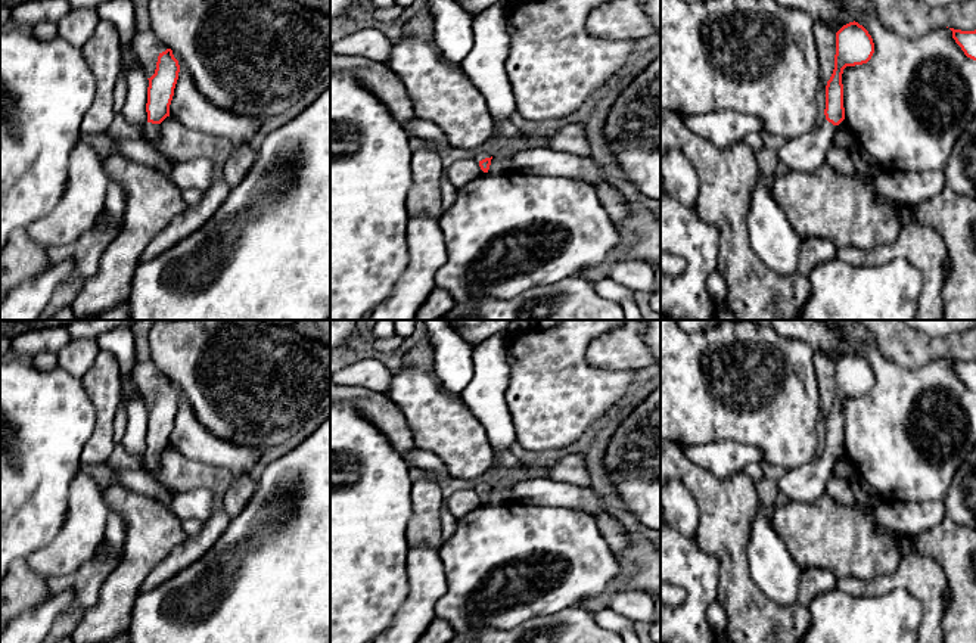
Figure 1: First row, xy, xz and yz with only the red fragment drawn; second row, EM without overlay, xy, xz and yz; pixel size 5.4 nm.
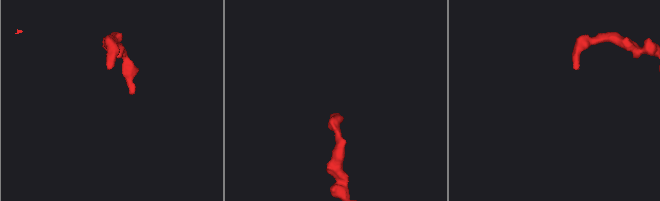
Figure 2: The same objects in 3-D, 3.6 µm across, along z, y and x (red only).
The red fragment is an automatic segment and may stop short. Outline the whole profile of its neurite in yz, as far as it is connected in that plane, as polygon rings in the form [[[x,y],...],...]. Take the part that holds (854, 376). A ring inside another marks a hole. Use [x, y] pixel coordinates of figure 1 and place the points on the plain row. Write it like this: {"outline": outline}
{"outline": [[[849,352],[836,363],[834,400],[826,416],[826,451],[814,460],[799,465],[777,481],[778,493],[790,501],[814,501],[827,493],[836,457],[845,450],[842,404],[846,397],[867,394],[874,383],[868,361],[858,352]]]}

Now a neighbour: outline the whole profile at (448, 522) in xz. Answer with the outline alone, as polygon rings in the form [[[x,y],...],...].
[[[445,501],[445,506],[444,506],[442,513],[441,513],[441,526],[442,526],[444,541],[448,540],[454,534],[456,526],[457,526],[457,519],[450,512],[447,501]]]

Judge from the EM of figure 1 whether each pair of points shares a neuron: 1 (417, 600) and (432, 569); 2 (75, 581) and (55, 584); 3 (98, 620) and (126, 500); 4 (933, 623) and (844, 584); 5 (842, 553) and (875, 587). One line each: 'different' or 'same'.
1: same
2: same
3: same
4: same
5: different

